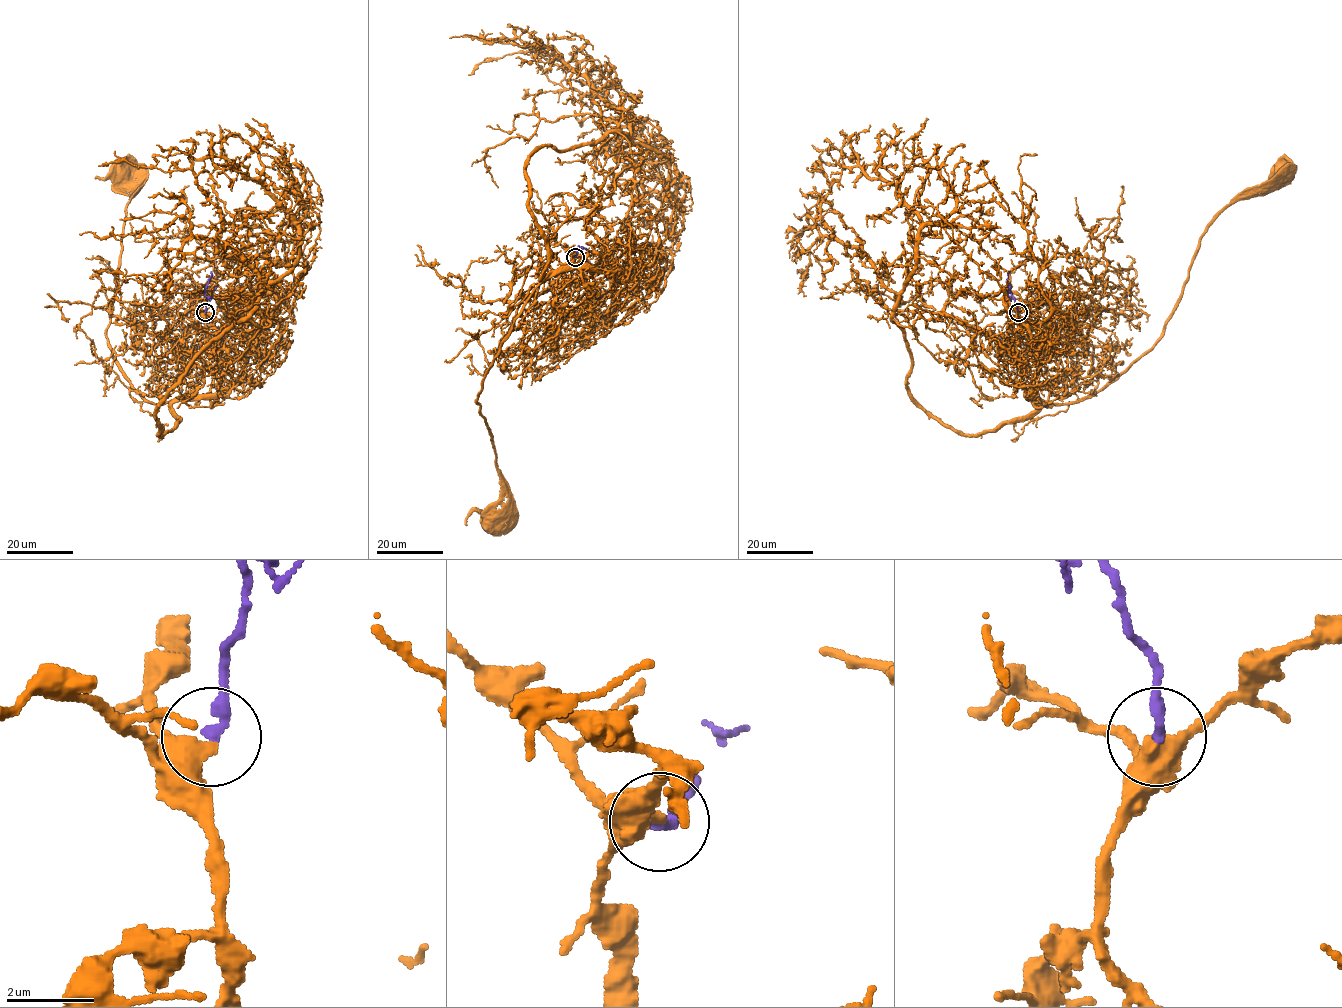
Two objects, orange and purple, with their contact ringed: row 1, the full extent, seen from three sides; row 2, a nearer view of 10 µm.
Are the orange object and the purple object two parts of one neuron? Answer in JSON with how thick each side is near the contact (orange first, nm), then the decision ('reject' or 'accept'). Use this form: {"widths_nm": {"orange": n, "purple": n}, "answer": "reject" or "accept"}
{"widths_nm": {"orange": 550, "purple": 280}, "answer": "accept"}

